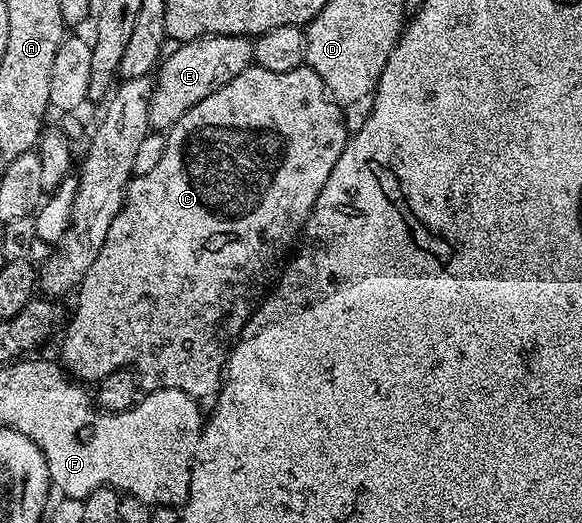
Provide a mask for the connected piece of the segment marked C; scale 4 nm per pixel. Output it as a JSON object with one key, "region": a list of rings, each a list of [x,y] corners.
{"region":[[[255,63],[235,75],[231,83],[207,95],[203,103],[195,103],[195,107],[191,107],[191,111],[187,111],[187,115],[183,115],[183,119],[179,119],[168,130],[163,159],[159,159],[159,163],[152,171],[147,171],[147,175],[136,175],[130,180],[129,188],[125,190],[125,205],[119,215],[115,215],[107,231],[107,239],[103,247],[99,247],[99,255],[95,255],[95,263],[87,267],[87,275],[75,290],[77,314],[70,321],[68,318],[64,326],[60,364],[82,383],[100,383],[115,371],[135,367],[138,386],[145,393],[153,393],[156,389],[174,389],[198,399],[216,398],[221,390],[225,364],[229,362],[233,344],[237,342],[253,310],[261,304],[267,290],[276,282],[287,254],[300,238],[305,220],[315,207],[315,199],[319,199],[319,191],[323,191],[323,183],[327,183],[327,175],[331,175],[331,167],[335,167],[335,163],[339,163],[339,155],[343,155],[343,147],[348,143],[351,133],[345,130],[345,117],[341,112],[342,106],[330,97],[323,79],[319,79],[313,69],[302,67],[280,73],[267,71]]]}

